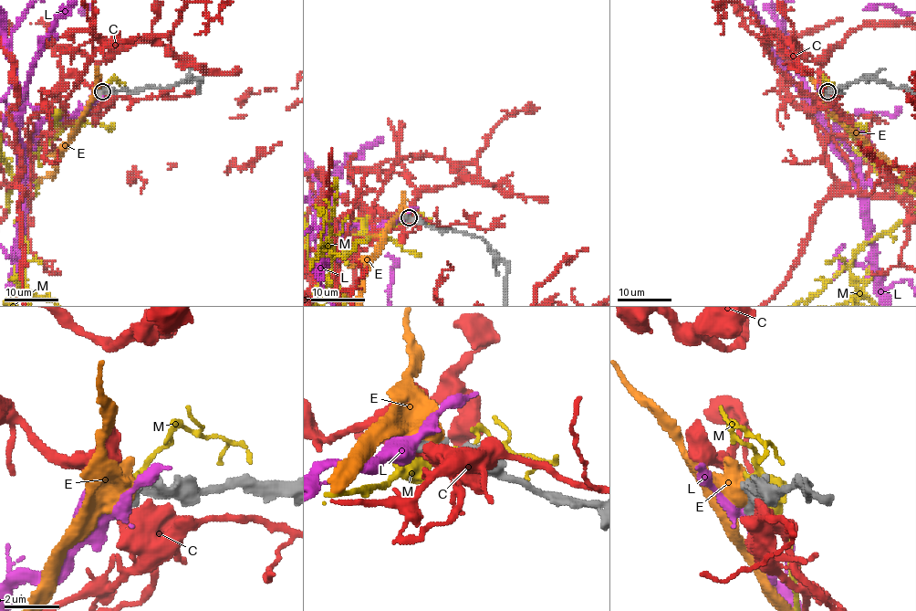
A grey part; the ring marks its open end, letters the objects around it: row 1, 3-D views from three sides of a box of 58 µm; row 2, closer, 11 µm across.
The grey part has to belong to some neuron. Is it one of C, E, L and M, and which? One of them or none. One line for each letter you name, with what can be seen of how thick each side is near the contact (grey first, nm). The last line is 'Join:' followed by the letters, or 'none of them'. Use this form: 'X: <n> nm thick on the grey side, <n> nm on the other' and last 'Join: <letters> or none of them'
E: 600 nm thick on the grey side, 700 nm on the other
Join: E

